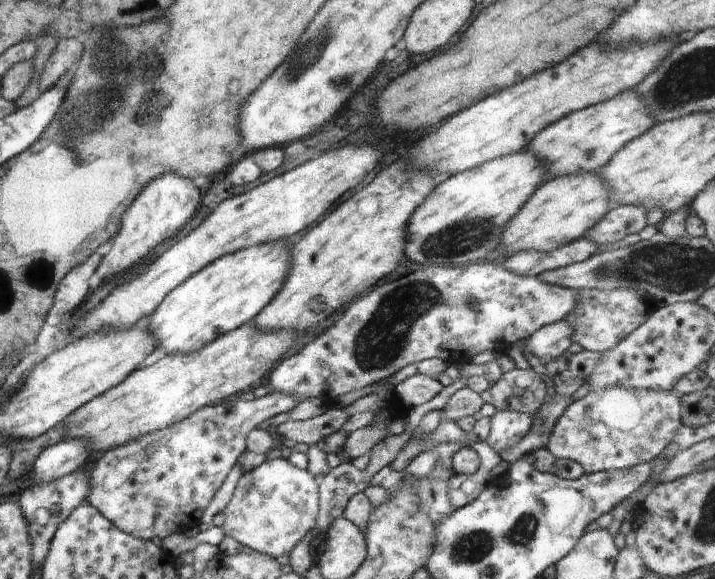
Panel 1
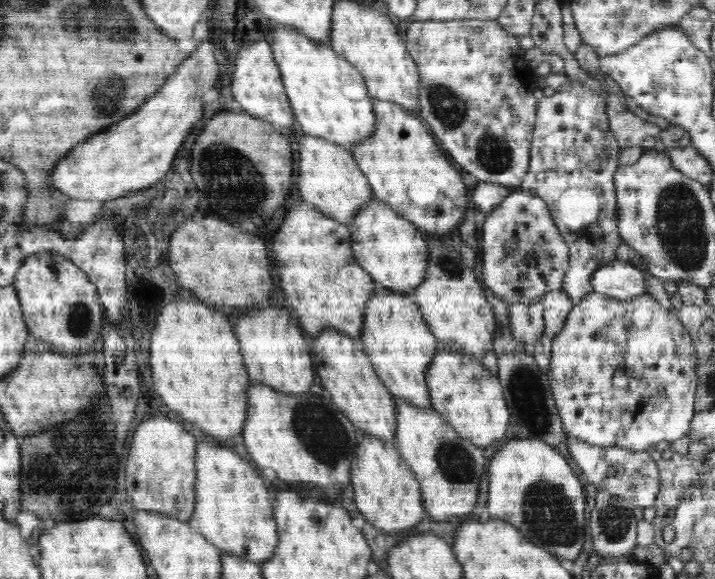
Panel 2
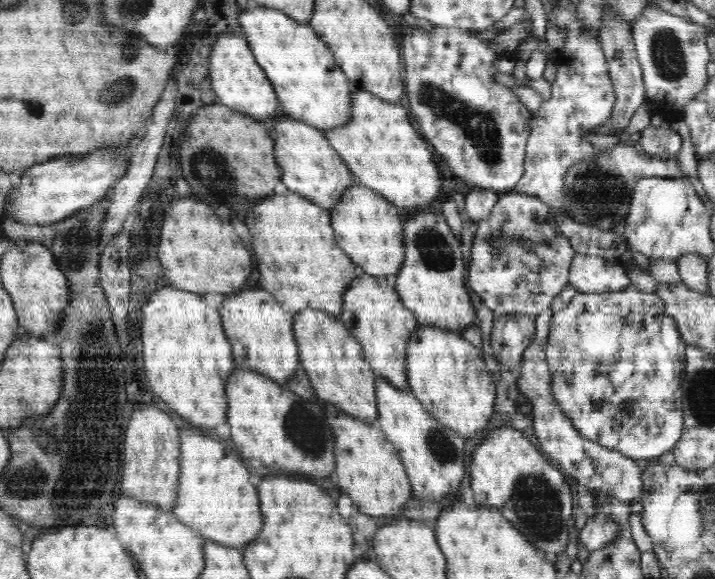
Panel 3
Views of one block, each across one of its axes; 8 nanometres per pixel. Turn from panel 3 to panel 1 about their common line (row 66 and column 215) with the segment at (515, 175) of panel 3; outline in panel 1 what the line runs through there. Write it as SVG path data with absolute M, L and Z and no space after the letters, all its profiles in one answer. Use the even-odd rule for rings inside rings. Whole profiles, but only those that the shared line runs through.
M270 391L251 401L230 395L221 404L204 405L171 427L152 431L138 440L106 451L91 467L86 502L97 508L120 531L139 539L150 541L154 536L163 539L172 533L193 533L199 524L199 515L206 510L240 455L247 450L248 433L258 428L263 420L288 413L299 403L299 396Z

